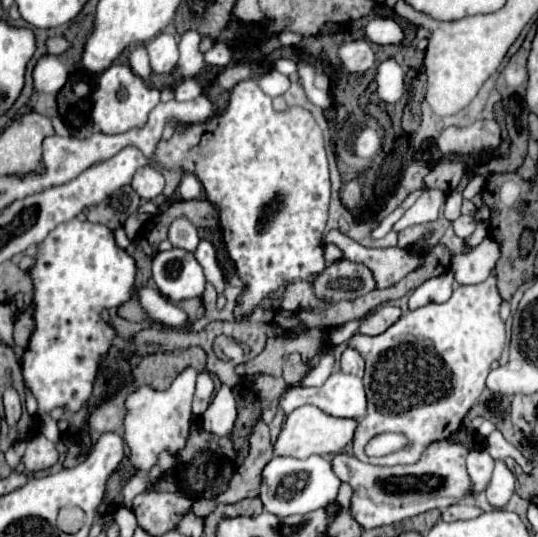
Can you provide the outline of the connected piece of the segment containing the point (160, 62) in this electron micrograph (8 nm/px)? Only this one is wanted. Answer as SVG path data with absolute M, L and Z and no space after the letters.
M168 33L154 37L146 45L146 51L150 55L150 67L154 73L170 73L178 63L178 43Z

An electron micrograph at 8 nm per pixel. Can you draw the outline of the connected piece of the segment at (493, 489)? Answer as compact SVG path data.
M498 459L494 473L492 473L492 479L490 479L490 485L486 489L490 505L492 507L504 507L514 493L514 483L516 483L514 473L506 467L506 463L502 459Z

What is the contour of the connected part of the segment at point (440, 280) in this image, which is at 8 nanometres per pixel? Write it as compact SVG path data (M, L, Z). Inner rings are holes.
M444 273L440 277L428 279L410 295L410 303L408 303L410 309L422 307L426 303L444 303L452 295L452 285L454 285L452 273Z

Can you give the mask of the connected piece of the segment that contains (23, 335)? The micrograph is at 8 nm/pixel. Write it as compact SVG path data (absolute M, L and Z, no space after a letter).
M30 313L18 315L16 323L14 323L14 345L24 349L28 345L30 333L32 333L32 315Z

